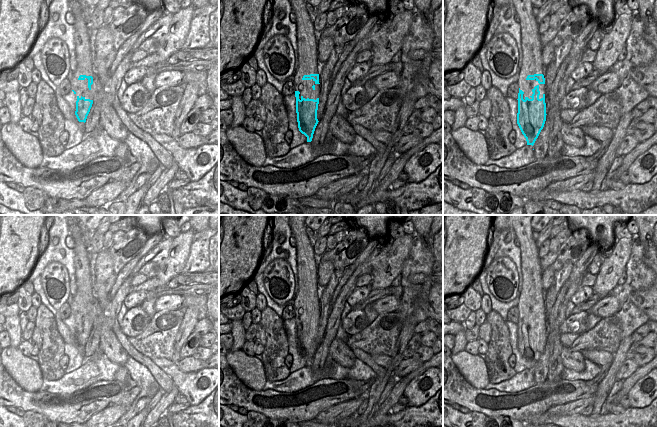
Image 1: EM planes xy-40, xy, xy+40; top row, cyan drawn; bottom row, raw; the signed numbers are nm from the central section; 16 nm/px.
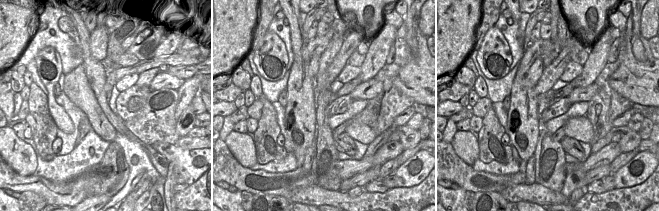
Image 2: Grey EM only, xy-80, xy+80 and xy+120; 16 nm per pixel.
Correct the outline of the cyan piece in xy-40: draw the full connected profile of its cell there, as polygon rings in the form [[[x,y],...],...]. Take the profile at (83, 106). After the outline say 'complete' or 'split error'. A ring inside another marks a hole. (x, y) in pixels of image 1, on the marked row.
[[[77,96],[75,115],[79,122],[86,122],[87,116],[92,107],[93,100]]]; complete

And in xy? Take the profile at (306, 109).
[[[295,91],[298,128],[307,137],[307,142],[311,142],[319,122],[317,119],[319,98],[316,100],[305,99],[303,96],[300,97],[299,94],[299,91]]]; complete

